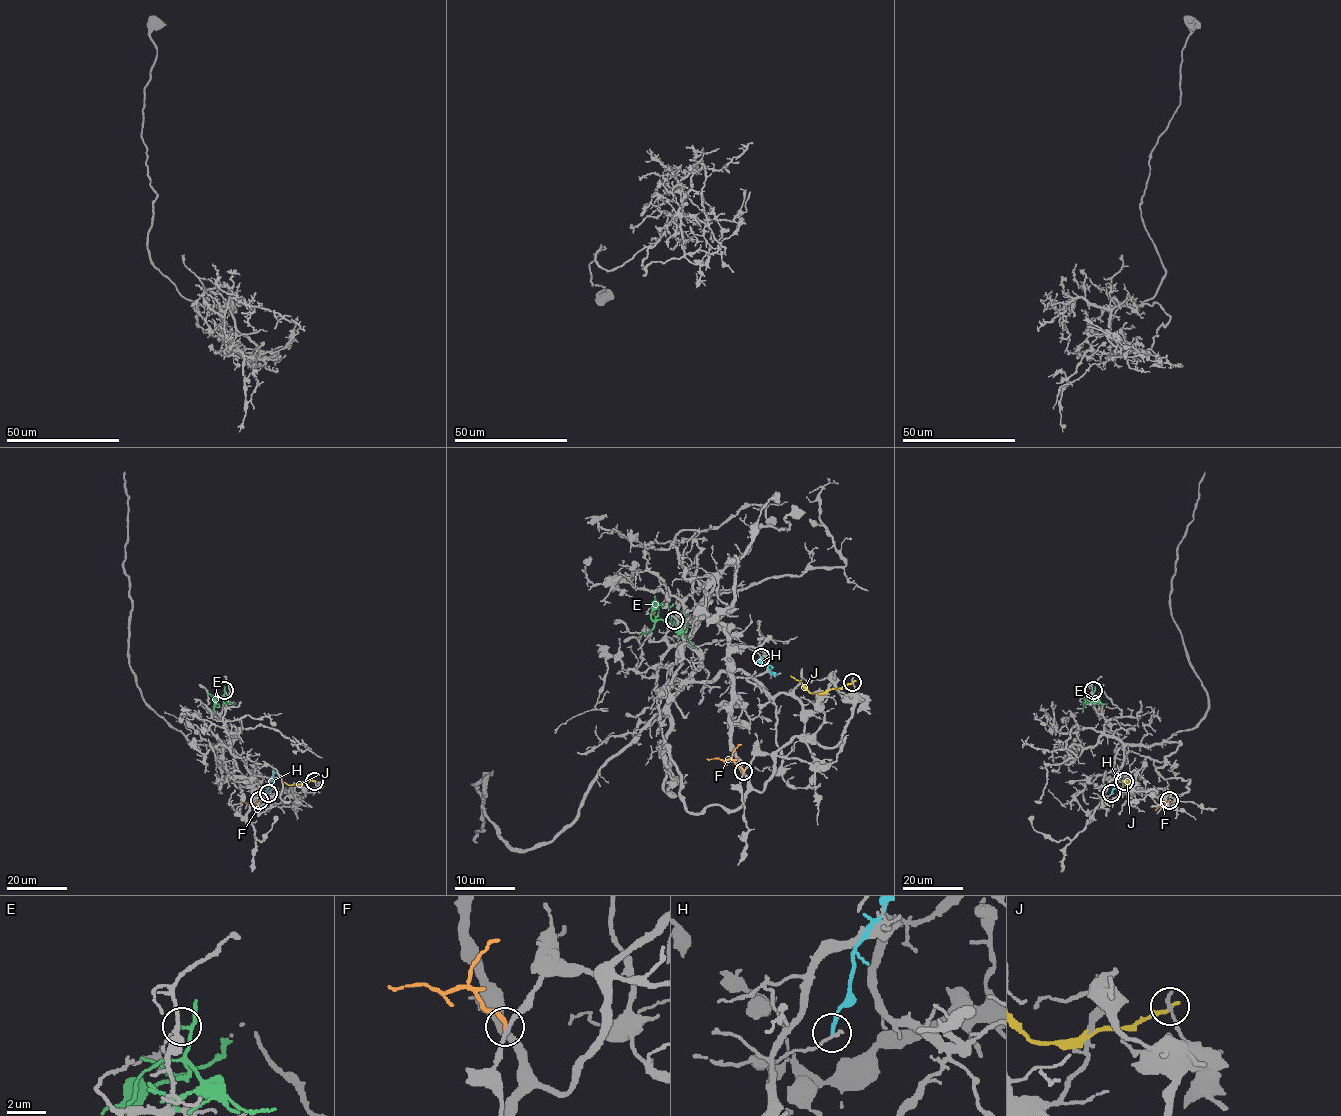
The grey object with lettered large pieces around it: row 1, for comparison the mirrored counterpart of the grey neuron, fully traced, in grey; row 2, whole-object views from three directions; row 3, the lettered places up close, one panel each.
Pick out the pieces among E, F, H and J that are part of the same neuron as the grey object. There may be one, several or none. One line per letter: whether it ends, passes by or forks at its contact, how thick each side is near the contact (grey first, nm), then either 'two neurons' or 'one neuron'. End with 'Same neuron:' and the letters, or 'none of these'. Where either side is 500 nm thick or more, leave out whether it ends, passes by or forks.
E: it passes by; 140 nm thick on the grey side, 150 nm on the other; two neurons
F: it ends there; 220 nm thick on the grey side, 200 nm on the other; two neurons
H: it ends there; 140 nm thick on the grey side, 170 nm on the other; two neurons
J: it ends there; 200 nm thick on the grey side, 240 nm on the other; two neurons
Same neuron: none of these

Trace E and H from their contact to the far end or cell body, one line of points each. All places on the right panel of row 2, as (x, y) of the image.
E: (1092, 690), (1094, 697), (1084, 704), (1082, 712)
H: (1111, 793), (1119, 771)

